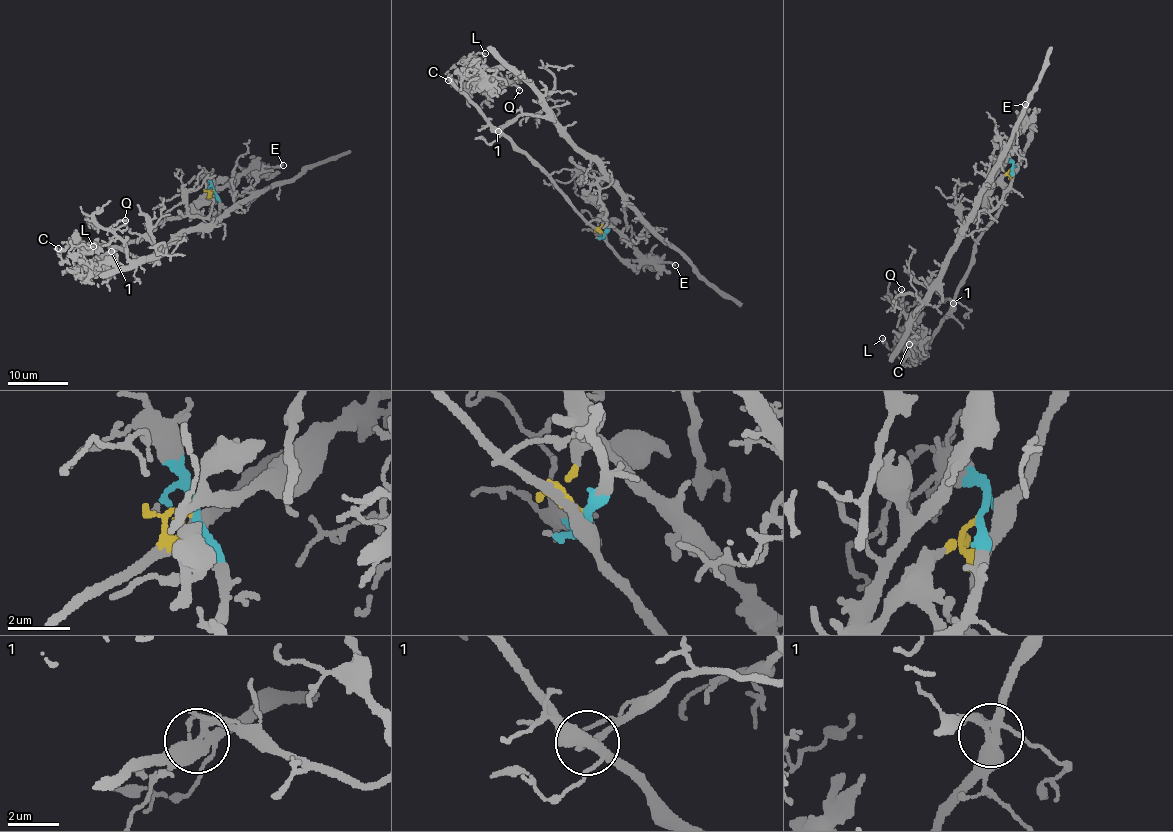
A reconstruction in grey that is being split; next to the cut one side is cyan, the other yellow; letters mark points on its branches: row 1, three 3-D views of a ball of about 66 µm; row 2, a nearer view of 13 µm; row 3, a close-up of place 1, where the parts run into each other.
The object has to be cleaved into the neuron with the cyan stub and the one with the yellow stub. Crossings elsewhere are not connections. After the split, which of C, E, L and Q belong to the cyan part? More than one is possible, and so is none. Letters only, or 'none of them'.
Q

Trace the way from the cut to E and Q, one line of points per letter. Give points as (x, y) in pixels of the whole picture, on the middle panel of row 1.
E: (604, 233), (599, 230), (606, 220), (643, 257), (660, 258), (674, 265)
Q: (604, 233), (607, 223), (598, 184), (603, 172), (584, 157), (524, 80), (516, 77), (507, 84), (520, 90)

